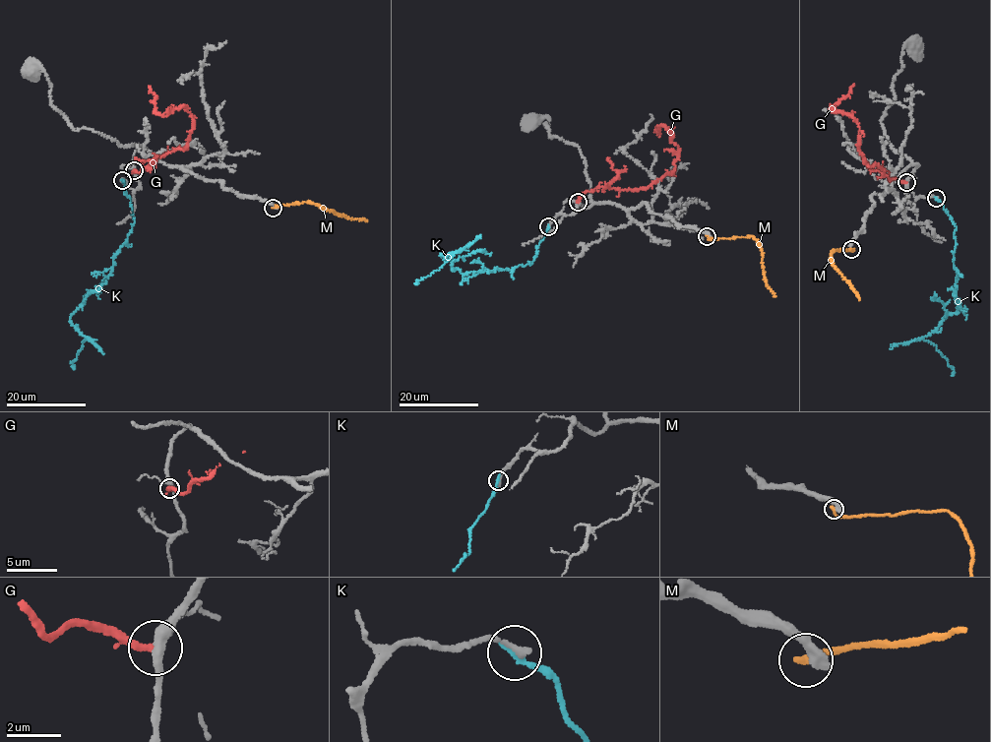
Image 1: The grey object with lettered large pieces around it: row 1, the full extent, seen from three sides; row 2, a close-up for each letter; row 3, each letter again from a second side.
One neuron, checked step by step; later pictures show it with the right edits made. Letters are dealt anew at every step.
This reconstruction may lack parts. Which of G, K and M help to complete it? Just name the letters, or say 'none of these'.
none of these

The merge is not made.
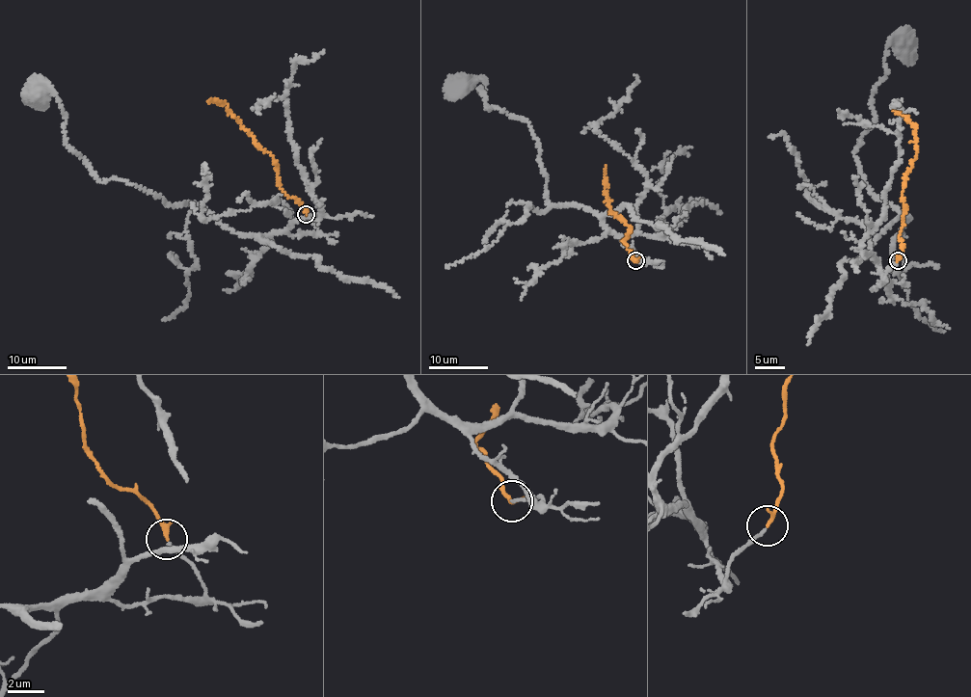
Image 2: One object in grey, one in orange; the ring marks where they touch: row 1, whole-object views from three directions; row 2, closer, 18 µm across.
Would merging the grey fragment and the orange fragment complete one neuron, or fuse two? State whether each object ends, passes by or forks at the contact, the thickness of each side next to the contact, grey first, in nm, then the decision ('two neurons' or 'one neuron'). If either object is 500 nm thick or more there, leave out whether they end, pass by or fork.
grey ends | orange ends | 160/220 nm | one neuron

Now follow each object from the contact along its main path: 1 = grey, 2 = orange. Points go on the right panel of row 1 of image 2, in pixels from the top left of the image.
1: (898, 261), (883, 278), (869, 251), (900, 216), (871, 195), (854, 151), (875, 115), (888, 46), (903, 43)
2: (898, 261), (903, 247), (900, 236), (905, 205), (902, 192), (903, 181), (917, 146), (914, 126), (893, 110)

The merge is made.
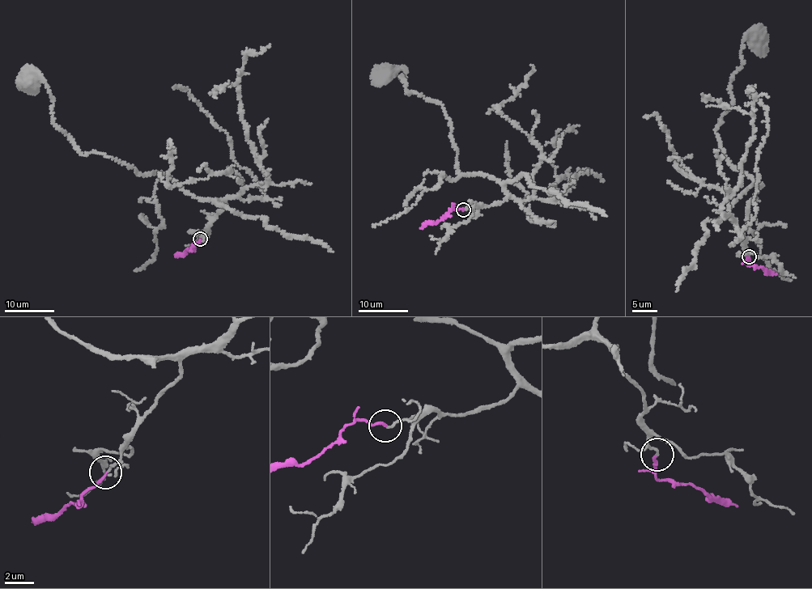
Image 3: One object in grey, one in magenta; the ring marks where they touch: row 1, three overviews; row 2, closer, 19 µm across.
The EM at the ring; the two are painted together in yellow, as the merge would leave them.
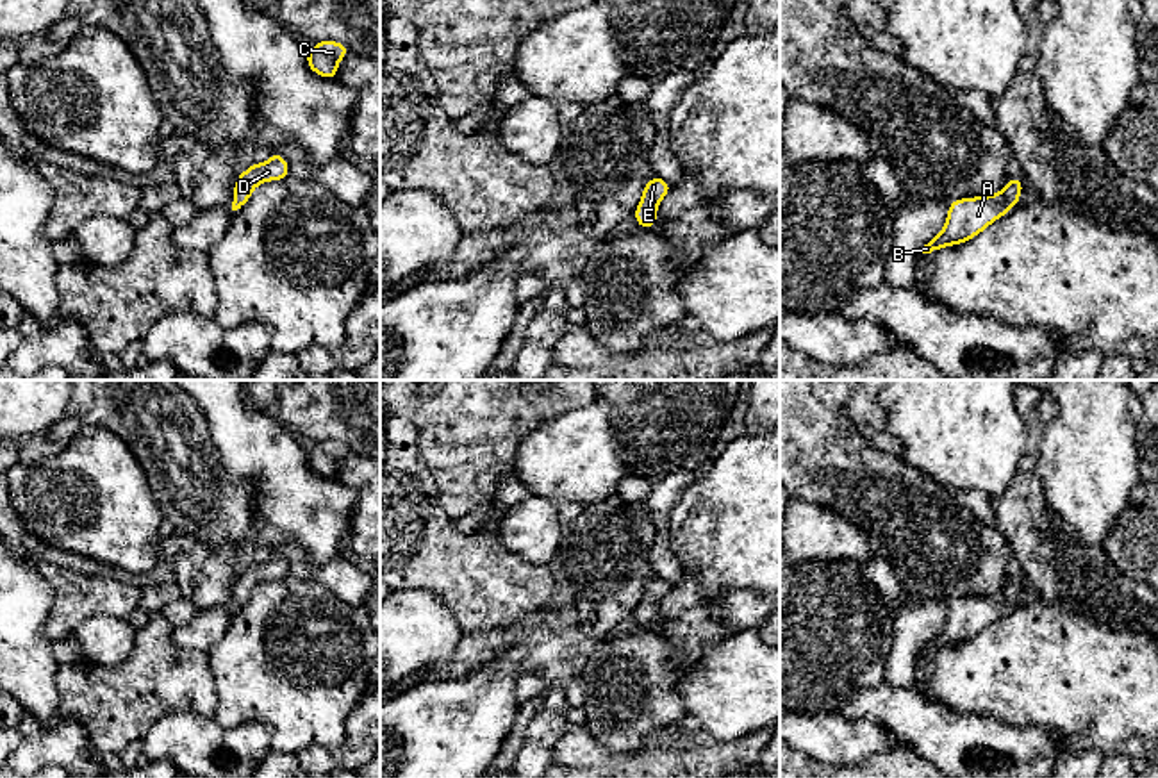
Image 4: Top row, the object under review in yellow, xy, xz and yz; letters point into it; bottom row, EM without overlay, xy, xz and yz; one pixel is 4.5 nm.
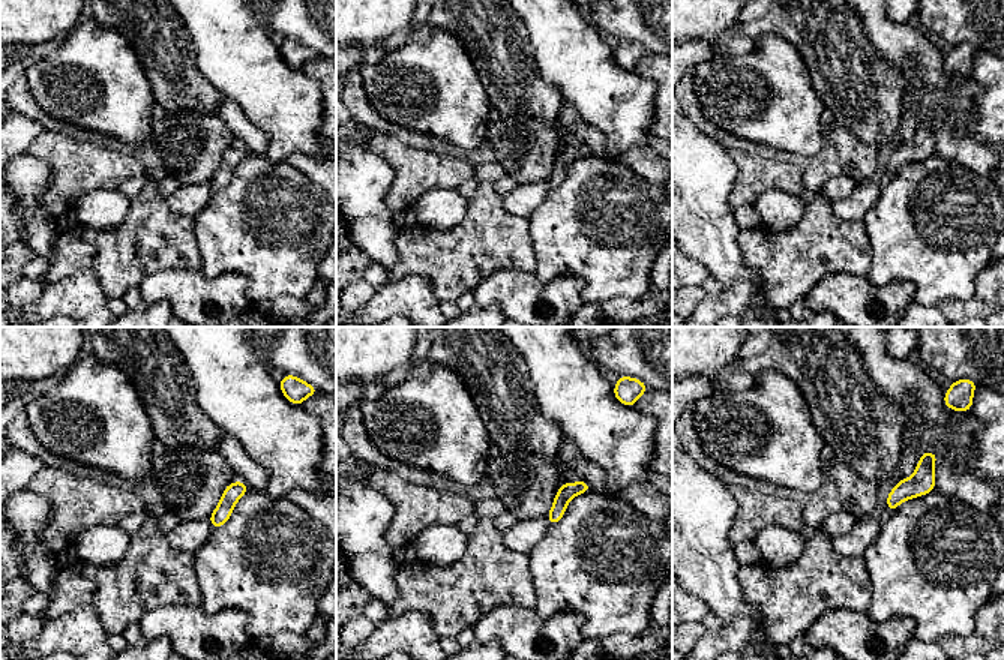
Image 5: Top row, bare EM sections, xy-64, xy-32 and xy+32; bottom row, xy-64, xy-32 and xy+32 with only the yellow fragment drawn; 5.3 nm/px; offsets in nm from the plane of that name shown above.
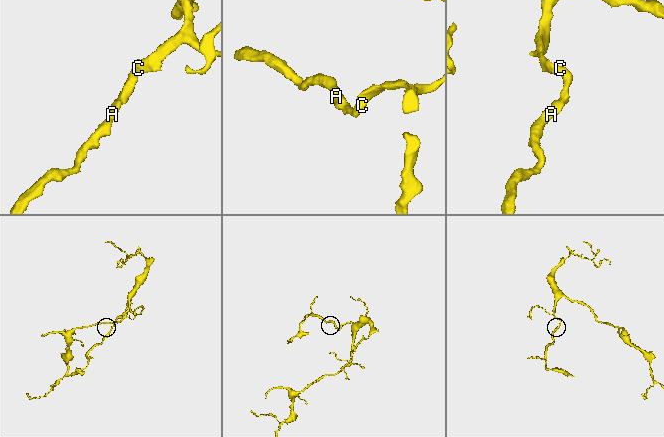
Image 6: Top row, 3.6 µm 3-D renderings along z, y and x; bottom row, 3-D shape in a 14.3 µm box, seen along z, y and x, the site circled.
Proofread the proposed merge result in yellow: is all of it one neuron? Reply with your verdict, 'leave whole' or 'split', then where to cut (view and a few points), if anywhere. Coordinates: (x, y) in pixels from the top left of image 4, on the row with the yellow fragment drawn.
leave whole | no cut

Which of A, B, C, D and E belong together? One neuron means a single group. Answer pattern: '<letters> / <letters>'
A B C D E

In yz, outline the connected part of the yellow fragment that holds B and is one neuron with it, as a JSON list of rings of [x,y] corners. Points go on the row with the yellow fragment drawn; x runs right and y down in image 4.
[[[1008,178],[1008,186],[990,196],[960,198],[949,203],[949,212],[942,232],[922,246],[922,253],[931,253],[949,244],[960,244],[985,230],[994,219],[1017,205],[1022,191],[1021,178]]]

